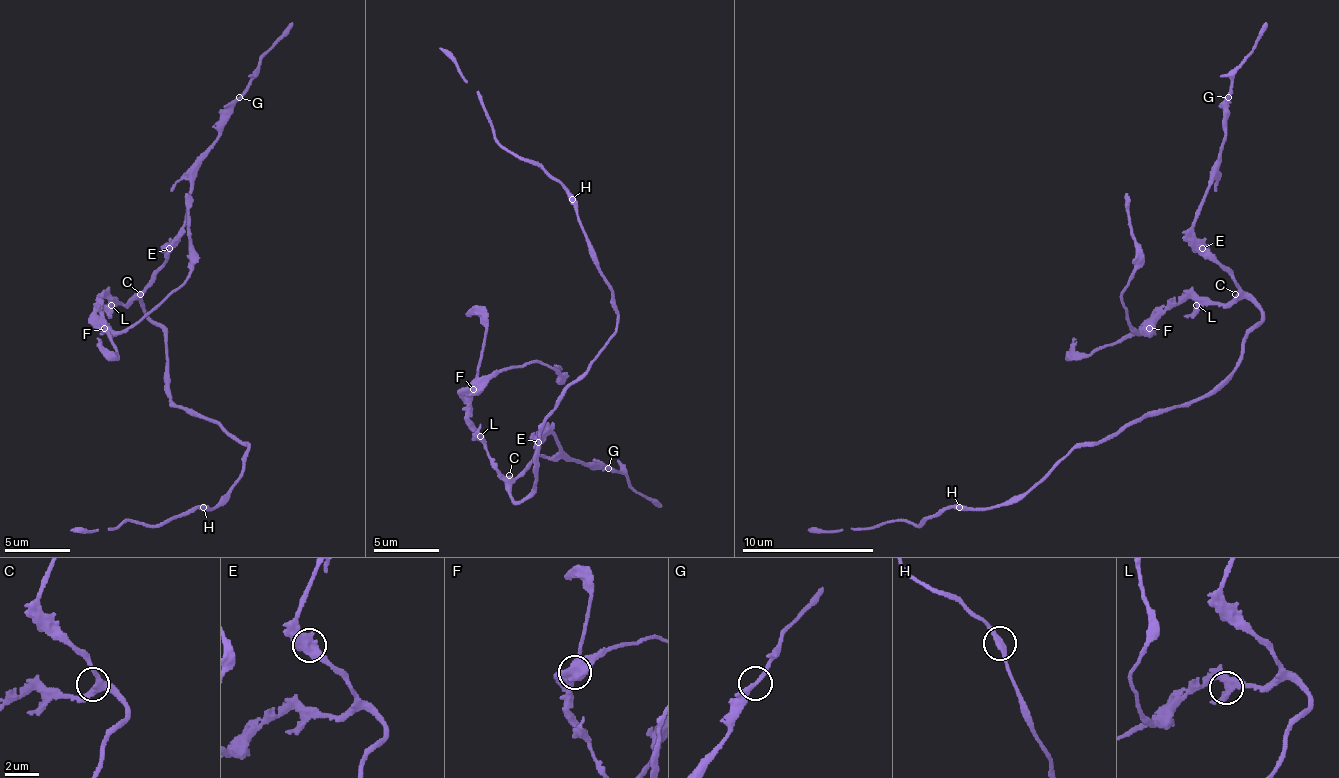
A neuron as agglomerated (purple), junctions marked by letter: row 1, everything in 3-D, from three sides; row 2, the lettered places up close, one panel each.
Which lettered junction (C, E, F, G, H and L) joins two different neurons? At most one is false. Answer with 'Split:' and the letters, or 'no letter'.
Split: F

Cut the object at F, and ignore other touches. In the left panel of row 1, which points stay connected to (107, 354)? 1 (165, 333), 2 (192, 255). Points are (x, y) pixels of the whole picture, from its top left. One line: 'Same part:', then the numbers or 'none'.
Same part: 1

